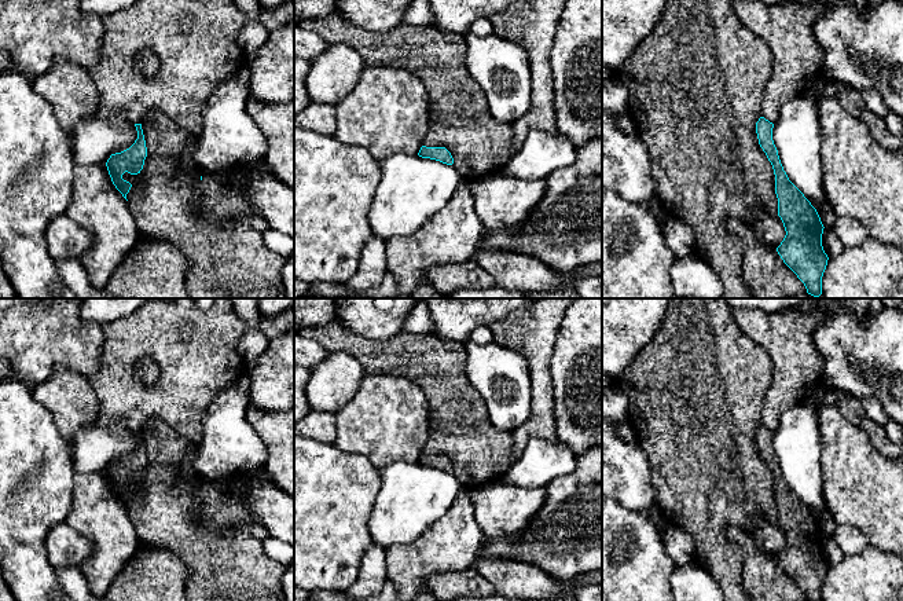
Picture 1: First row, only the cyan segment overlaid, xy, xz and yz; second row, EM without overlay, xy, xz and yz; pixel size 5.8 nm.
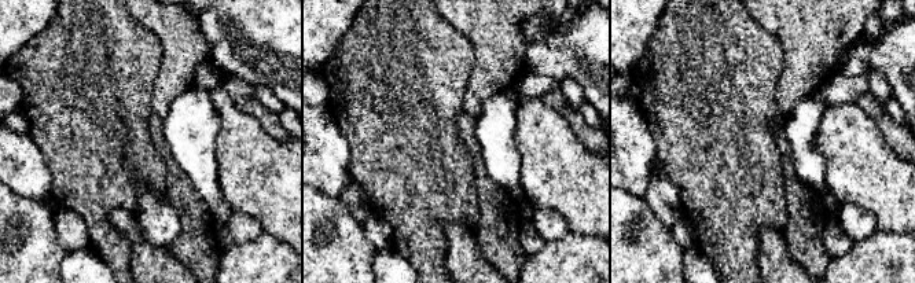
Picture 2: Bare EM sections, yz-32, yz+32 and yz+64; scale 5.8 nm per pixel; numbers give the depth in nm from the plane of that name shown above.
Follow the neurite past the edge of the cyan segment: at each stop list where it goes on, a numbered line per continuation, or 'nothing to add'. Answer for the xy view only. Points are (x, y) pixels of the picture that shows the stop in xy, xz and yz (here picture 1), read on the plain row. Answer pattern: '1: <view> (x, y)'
1: xy (220, 509)

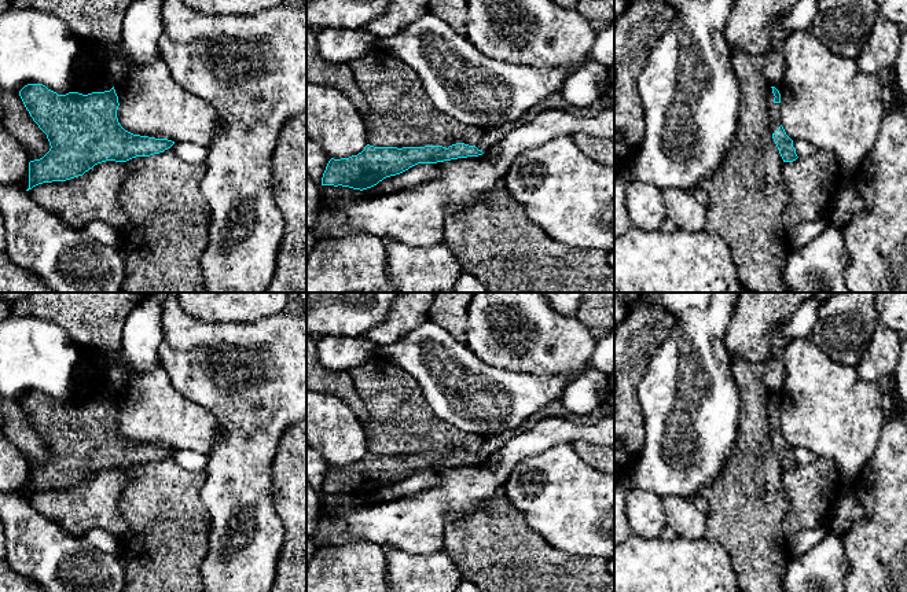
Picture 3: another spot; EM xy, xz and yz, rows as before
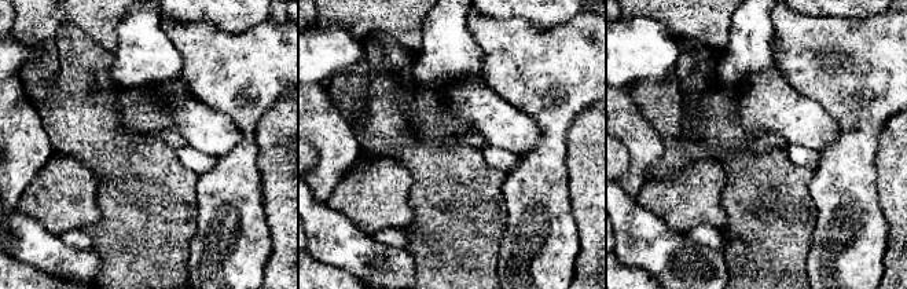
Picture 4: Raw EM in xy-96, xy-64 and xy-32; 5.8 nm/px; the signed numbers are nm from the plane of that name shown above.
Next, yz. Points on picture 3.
1: yz (773, 415)

